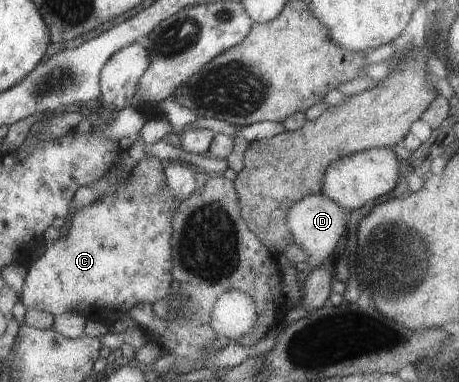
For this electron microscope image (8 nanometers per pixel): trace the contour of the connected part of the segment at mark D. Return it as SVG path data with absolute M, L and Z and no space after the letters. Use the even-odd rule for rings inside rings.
M321 193L310 194L294 202L285 215L286 229L292 241L304 252L303 262L311 271L321 266L322 261L335 250L337 241L345 235L346 222L347 211Z

